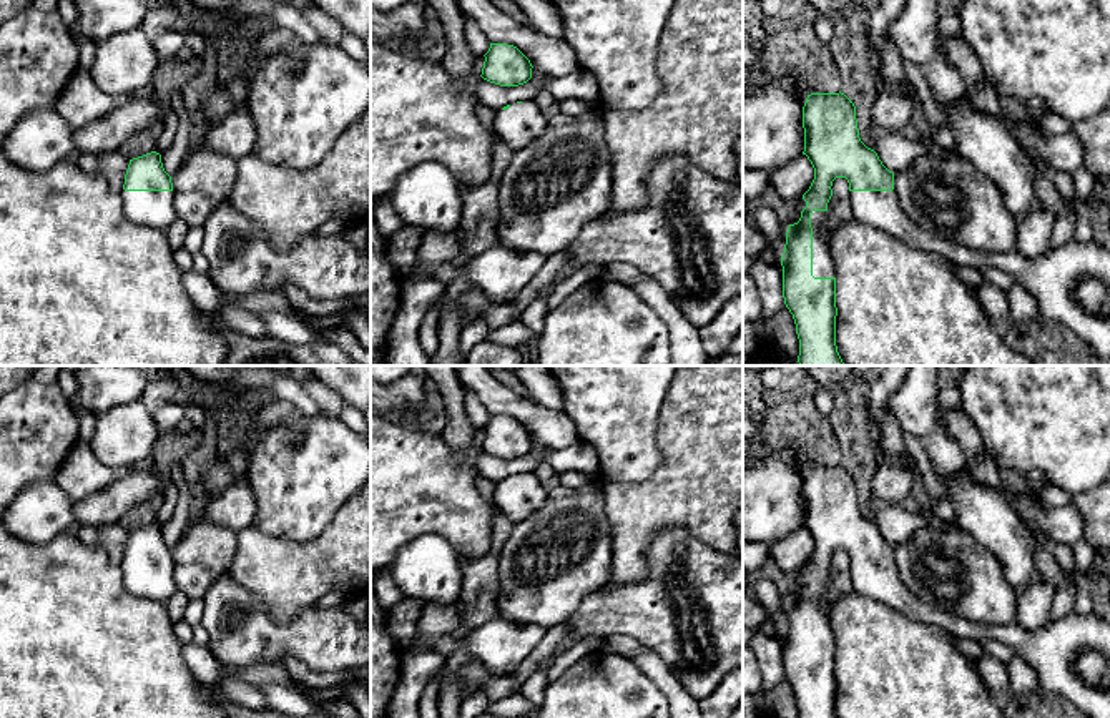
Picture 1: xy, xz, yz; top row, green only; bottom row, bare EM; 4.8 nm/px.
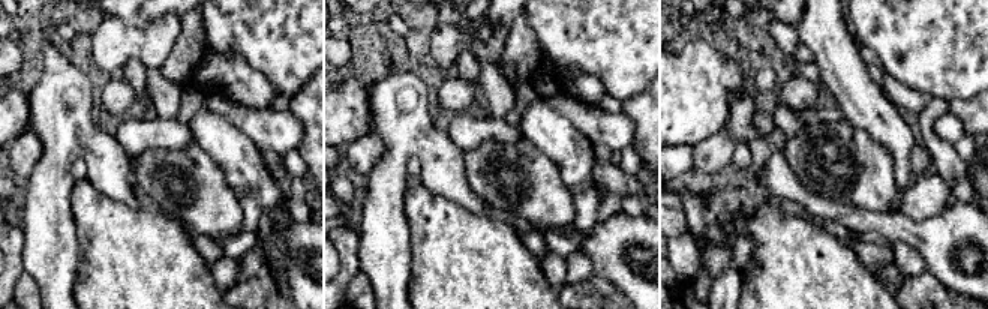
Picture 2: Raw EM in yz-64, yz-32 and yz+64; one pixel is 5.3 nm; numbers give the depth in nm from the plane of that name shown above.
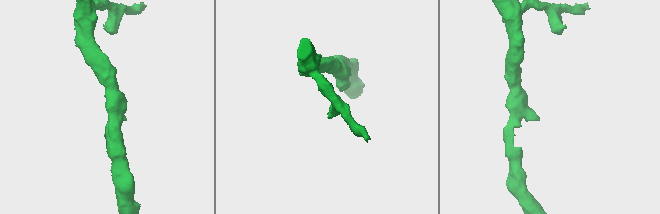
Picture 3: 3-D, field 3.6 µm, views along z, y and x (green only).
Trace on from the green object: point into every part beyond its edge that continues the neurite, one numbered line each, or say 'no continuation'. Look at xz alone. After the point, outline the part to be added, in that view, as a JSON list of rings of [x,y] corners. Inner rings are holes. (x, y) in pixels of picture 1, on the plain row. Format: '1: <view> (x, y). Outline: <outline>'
1: xz (522, 496). Outline: [[[522,474],[495,484],[494,502],[515,524],[535,514],[545,495],[547,490],[533,474]]]

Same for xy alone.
1: xy (157, 582). Outline: [[[121,563],[126,590],[165,603],[176,592],[173,563]]]

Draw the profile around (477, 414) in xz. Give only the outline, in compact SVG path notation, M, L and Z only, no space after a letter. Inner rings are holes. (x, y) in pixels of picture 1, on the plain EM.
M465 391L464 409L475 430L484 429L489 424L490 414L475 392Z

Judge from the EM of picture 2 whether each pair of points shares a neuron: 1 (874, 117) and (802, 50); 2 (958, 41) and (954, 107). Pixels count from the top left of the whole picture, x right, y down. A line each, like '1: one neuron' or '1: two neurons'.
1: two neurons
2: two neurons

